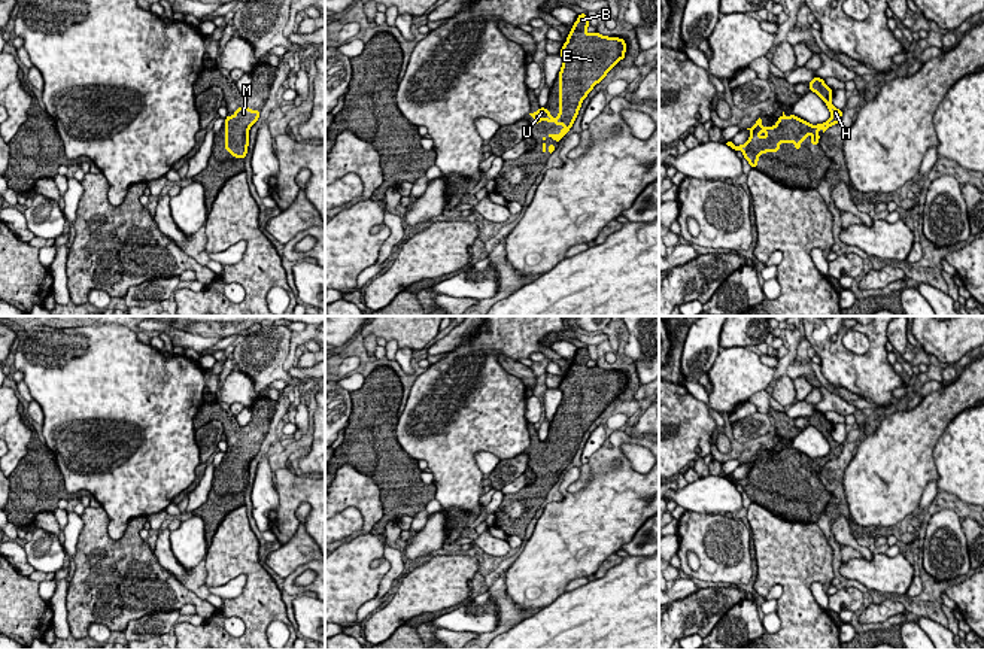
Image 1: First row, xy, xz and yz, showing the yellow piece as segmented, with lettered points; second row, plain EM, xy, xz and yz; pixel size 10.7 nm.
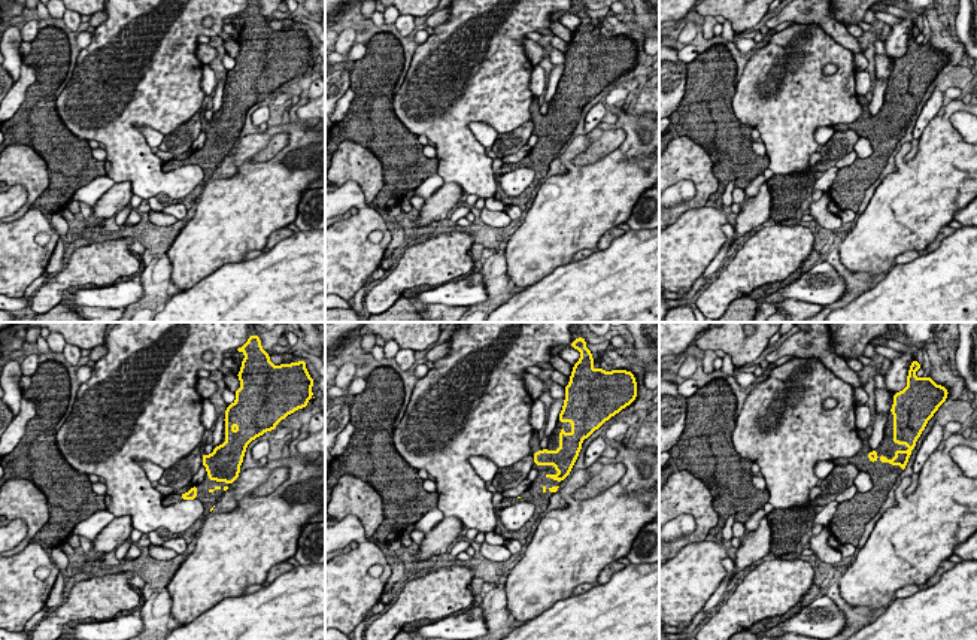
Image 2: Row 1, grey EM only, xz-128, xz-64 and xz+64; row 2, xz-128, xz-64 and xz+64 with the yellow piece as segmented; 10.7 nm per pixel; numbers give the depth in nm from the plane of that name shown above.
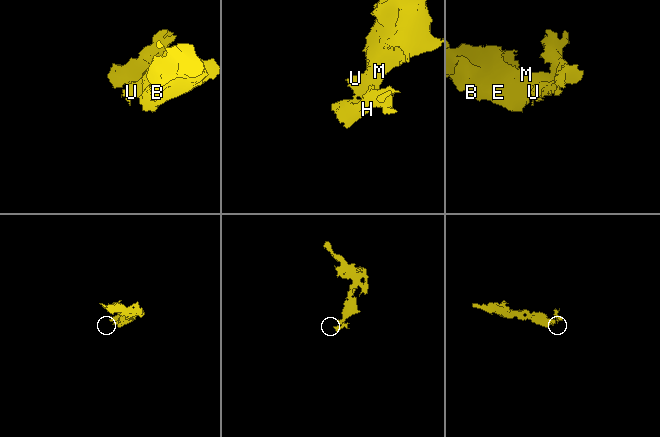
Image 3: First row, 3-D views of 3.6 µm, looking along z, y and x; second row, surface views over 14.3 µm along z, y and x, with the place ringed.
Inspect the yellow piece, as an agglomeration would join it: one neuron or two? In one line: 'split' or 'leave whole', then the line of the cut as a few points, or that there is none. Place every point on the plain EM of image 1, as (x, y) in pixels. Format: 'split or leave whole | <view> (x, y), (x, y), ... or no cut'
leave whole | no cut

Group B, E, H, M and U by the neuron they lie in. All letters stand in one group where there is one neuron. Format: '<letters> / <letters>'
B E H M U

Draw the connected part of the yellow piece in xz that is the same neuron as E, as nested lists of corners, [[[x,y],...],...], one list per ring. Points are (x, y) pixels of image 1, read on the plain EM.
[[[580,347],[562,379],[559,389],[562,401],[559,406],[559,447],[553,453],[546,441],[529,447],[534,459],[538,456],[553,456],[561,459],[559,468],[549,468],[558,477],[571,464],[577,453],[583,434],[599,417],[607,407],[625,394],[626,376],[620,371],[602,370],[598,365],[587,367],[590,359],[586,347]]]

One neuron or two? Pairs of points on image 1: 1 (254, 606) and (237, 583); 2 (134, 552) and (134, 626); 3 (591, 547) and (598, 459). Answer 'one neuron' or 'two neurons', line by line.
1: two neurons
2: two neurons
3: one neuron

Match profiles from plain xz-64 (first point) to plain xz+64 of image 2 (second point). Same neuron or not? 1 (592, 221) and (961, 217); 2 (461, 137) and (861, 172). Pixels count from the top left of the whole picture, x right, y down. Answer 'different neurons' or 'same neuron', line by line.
1: different neurons
2: different neurons

